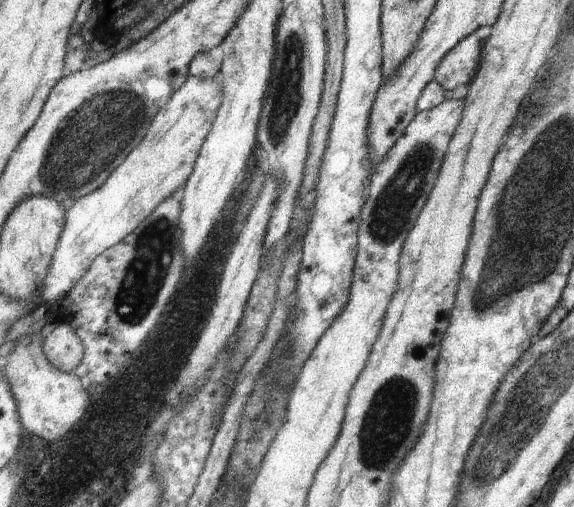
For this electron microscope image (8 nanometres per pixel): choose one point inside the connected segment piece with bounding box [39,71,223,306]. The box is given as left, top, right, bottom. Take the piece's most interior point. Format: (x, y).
(164, 162)

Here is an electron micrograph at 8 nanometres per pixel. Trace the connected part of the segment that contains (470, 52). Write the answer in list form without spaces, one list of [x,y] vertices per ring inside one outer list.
[[[475,34],[462,40],[437,67],[435,81],[445,90],[455,90],[470,84],[482,64],[484,43]]]

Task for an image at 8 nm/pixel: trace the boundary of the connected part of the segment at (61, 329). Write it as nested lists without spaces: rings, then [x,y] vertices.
[[[61,323],[44,338],[43,352],[59,372],[73,374],[86,355],[83,341],[68,323]]]

